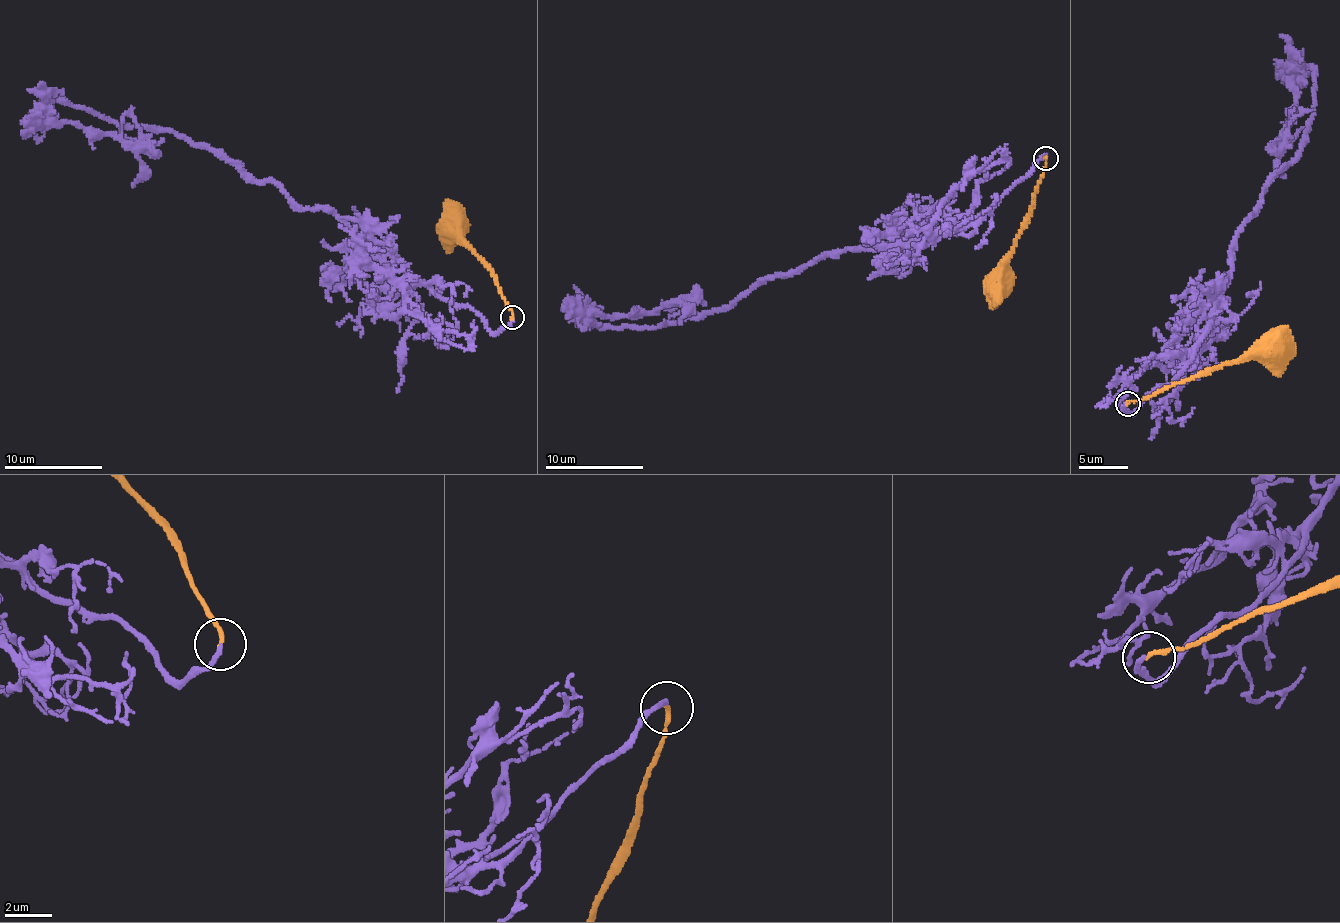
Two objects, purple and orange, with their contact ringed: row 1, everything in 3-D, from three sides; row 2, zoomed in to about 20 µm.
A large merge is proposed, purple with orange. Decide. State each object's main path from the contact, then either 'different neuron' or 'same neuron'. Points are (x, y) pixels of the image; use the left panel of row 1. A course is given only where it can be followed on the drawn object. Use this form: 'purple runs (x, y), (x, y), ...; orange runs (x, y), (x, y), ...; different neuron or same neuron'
purple runs (513, 317), (492, 332), (331, 213), (185, 138), (42, 104), (51, 121), (113, 133), (135, 155), (132, 185); orange runs (513, 317), (489, 265), (465, 243), (452, 223); same neuron

